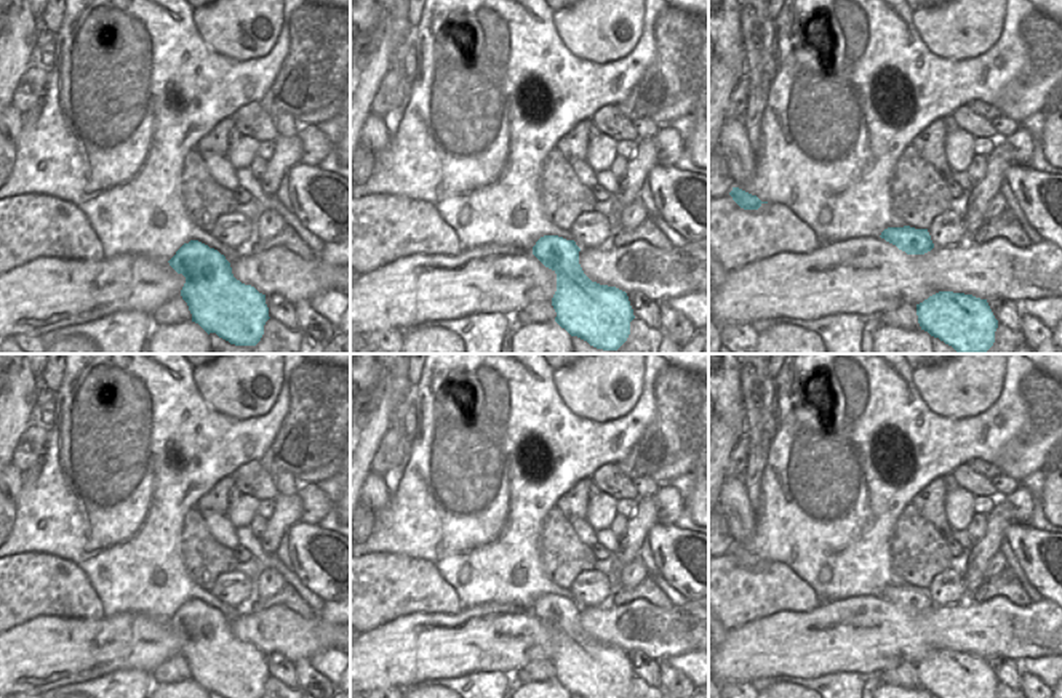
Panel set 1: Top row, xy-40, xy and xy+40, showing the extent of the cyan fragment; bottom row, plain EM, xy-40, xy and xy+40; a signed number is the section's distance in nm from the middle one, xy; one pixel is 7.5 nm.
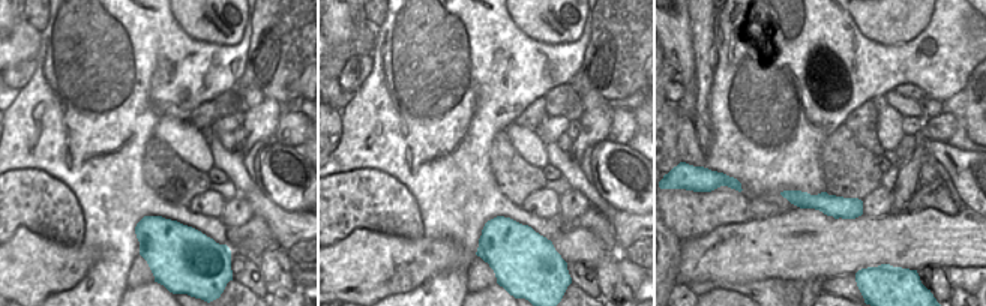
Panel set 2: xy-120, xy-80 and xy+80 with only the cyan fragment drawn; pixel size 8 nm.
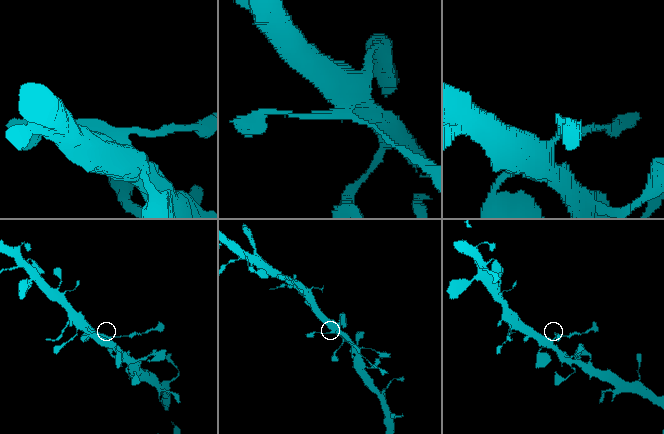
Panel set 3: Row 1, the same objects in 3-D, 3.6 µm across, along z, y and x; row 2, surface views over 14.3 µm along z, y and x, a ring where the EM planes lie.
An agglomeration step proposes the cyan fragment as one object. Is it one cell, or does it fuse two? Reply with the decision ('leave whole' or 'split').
split

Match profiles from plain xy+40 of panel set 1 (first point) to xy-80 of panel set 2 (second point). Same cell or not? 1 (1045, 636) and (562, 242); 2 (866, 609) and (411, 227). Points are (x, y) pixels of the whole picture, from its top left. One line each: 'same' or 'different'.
1: same
2: different

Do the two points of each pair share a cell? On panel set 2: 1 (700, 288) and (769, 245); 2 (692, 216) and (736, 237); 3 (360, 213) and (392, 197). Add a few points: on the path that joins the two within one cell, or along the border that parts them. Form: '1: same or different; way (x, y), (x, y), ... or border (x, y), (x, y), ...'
1: different; border (749, 281), (743, 284), (692, 281), (688, 285)
2: different; border (751, 219), (721, 224), (707, 233), (683, 240)
3: same; way (368, 206), (371, 203), (384, 203)

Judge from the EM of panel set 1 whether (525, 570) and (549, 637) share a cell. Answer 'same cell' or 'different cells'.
different cells

